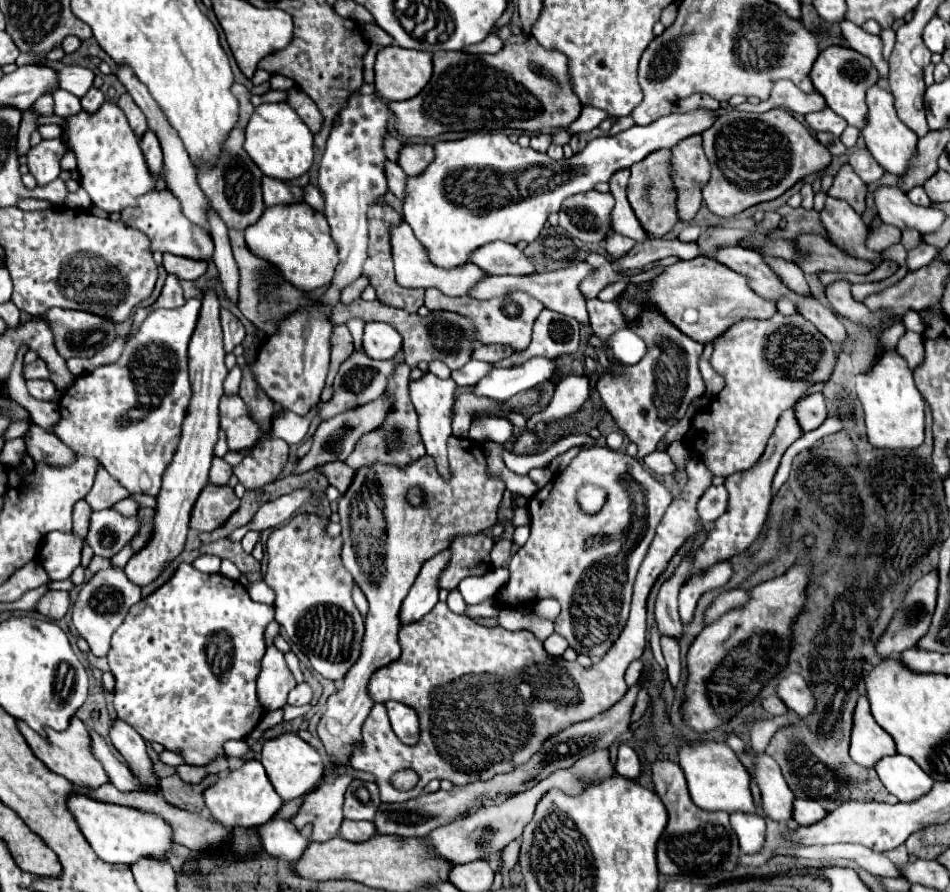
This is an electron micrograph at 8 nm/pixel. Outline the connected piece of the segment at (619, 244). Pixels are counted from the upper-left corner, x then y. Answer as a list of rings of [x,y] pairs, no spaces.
[[[609,234],[609,238],[605,240],[605,250],[615,256],[615,258],[623,258],[637,242],[621,236],[621,234]]]

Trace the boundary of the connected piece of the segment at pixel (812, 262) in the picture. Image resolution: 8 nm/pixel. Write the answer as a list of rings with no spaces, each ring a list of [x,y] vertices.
[[[803,234],[797,238],[797,242],[805,248],[809,248],[809,258],[801,262],[803,272],[855,272],[855,274],[869,274],[877,268],[875,262],[863,260],[851,254],[845,254],[843,250],[835,248],[821,236]]]

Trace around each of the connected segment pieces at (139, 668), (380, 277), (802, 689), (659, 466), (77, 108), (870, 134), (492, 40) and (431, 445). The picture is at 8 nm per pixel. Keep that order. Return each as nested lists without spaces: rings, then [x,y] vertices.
[[[181,564],[167,584],[129,610],[125,622],[111,638],[107,658],[115,676],[113,708],[117,716],[131,724],[147,742],[163,744],[165,750],[179,754],[189,766],[207,766],[219,756],[227,756],[223,744],[227,740],[245,740],[265,716],[255,686],[261,658],[267,650],[265,628],[273,614],[273,606],[253,602],[241,582]]]
[[[375,202],[369,208],[367,220],[369,220],[369,258],[365,262],[365,270],[363,272],[371,278],[371,286],[377,290],[377,298],[383,304],[387,304],[387,306],[401,308],[401,310],[407,310],[407,312],[417,312],[423,306],[425,290],[423,288],[403,288],[403,286],[397,286],[395,272],[393,272],[393,258],[391,258],[389,234],[391,234],[391,226],[399,224],[403,220],[403,216],[397,210],[393,210],[389,204]]]
[[[799,674],[785,676],[775,688],[775,694],[785,702],[789,710],[797,712],[799,716],[809,716],[813,712],[813,694],[809,690],[809,684]]]
[[[653,452],[645,458],[645,466],[651,468],[657,474],[673,474],[675,472],[675,464],[669,458],[667,452]]]
[[[55,90],[53,92],[53,100],[55,100],[55,116],[61,116],[61,118],[67,118],[67,116],[73,116],[73,114],[79,114],[81,112],[81,102],[77,96],[71,96],[71,92],[65,92],[65,90]]]
[[[875,84],[867,90],[867,106],[869,106],[869,116],[867,116],[865,128],[861,130],[867,150],[885,168],[885,172],[895,174],[895,176],[903,176],[907,172],[909,160],[915,156],[915,148],[917,148],[917,140],[919,140],[917,134],[913,130],[909,130],[897,118],[897,112],[893,108],[893,96],[891,96],[891,92],[883,90],[881,86]]]
[[[493,32],[493,34],[489,34],[489,38],[479,42],[477,46],[467,46],[463,52],[467,52],[467,54],[497,54],[501,48],[503,48],[503,42]]]
[[[427,374],[423,376],[421,380],[415,380],[409,384],[409,394],[411,394],[411,402],[415,406],[415,412],[419,414],[419,434],[423,438],[423,444],[425,444],[425,450],[427,454],[435,460],[435,466],[439,470],[439,474],[443,478],[451,478],[451,472],[449,472],[449,462],[447,462],[447,438],[451,436],[451,420],[453,420],[453,392],[455,392],[457,384],[447,378],[447,380],[441,380],[437,378],[435,374]]]

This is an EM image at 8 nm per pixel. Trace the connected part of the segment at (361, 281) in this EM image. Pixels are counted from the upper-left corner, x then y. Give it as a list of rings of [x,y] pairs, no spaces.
[[[361,274],[361,278],[353,280],[345,290],[341,290],[341,302],[351,302],[351,300],[359,298],[367,284],[369,284],[369,278],[365,274]]]

